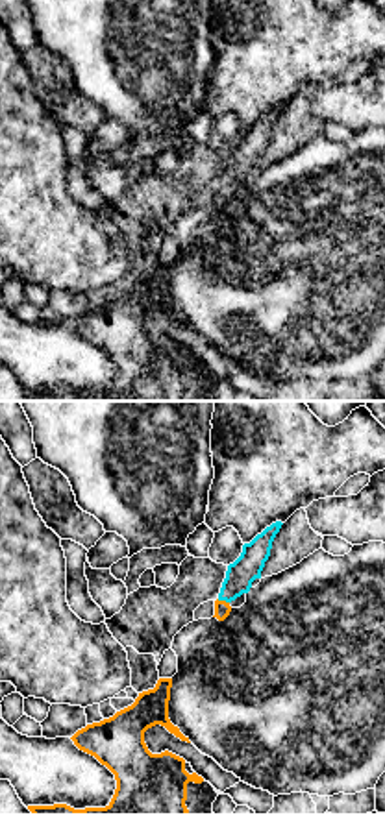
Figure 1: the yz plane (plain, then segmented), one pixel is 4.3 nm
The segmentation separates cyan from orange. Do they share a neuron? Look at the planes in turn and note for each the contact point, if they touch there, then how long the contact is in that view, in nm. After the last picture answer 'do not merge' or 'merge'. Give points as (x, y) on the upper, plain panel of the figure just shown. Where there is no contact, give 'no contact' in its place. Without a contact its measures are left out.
meets cyan at (223, 185); contact 60 nm long

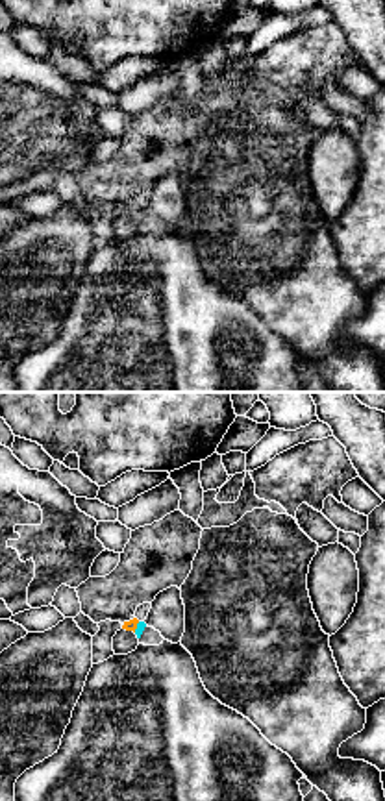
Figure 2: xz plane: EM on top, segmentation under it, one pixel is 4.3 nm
meets cyan at (137, 213); contact 50 nm long

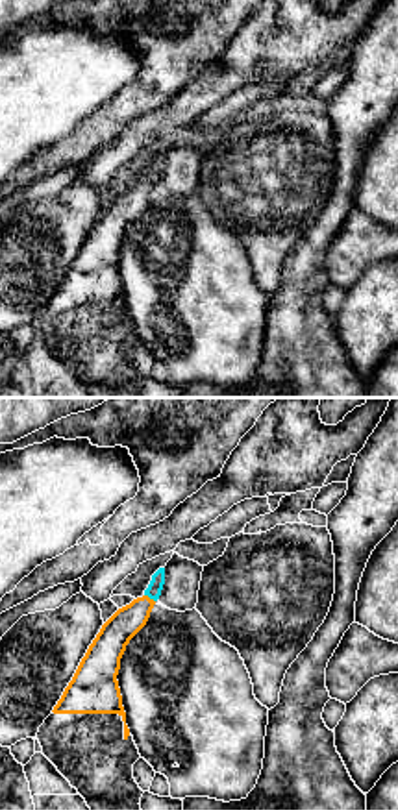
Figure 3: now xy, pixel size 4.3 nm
meets cyan at (150, 184); contact 60 nm long

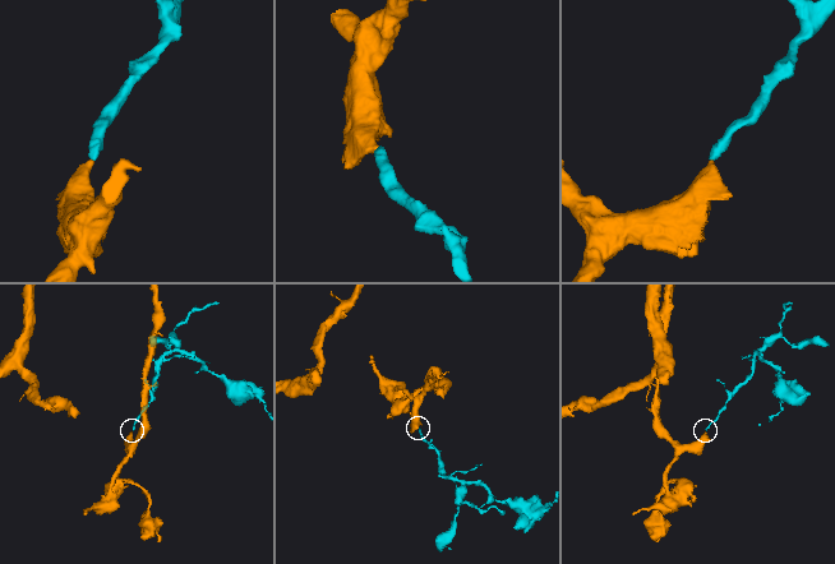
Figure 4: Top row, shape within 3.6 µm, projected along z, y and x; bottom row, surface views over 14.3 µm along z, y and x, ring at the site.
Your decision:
merge

